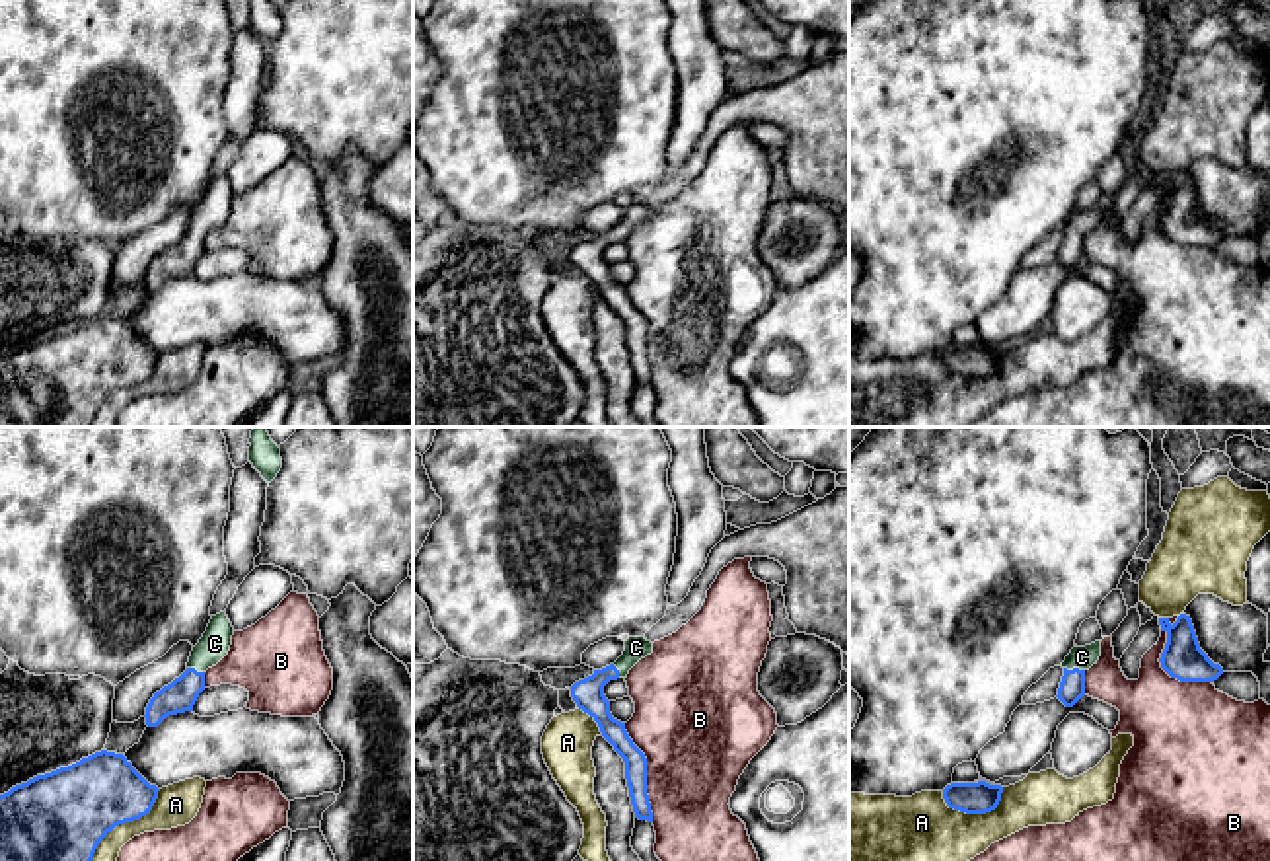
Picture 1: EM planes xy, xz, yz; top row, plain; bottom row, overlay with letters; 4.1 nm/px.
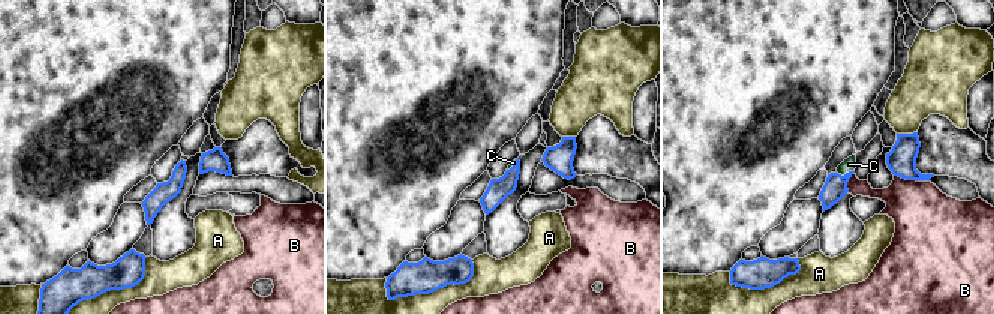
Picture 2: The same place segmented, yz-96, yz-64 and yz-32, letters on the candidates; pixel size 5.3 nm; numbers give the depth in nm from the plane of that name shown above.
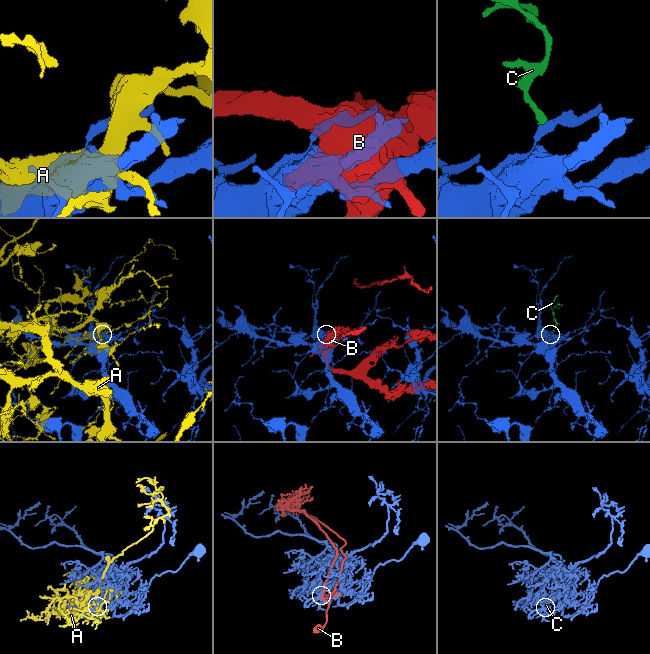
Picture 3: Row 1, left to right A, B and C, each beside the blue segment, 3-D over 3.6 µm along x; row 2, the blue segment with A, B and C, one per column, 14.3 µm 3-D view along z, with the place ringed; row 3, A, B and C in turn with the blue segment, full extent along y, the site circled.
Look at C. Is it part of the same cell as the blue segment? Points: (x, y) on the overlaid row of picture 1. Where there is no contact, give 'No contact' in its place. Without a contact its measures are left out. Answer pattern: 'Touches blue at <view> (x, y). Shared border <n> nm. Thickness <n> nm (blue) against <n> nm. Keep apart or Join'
Touches blue at yz (1074, 669). Shared border 90 nm. Thickness 110 nm (blue) against 100 nm. Join

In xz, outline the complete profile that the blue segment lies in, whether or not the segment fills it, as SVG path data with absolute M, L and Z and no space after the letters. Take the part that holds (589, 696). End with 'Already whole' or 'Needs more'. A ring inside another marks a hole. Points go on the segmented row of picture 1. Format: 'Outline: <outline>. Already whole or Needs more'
Outline: M629 637L625 641L623 655L614 664L602 670L594 670L592 676L571 686L571 697L577 707L598 723L602 736L623 758L625 779L635 818L647 822L653 822L651 803L647 795L647 758L629 738L625 723L612 717L610 701L604 695L604 686L610 680L627 678L629 670L651 653L651 641L647 641L645 637Z. Needs more

